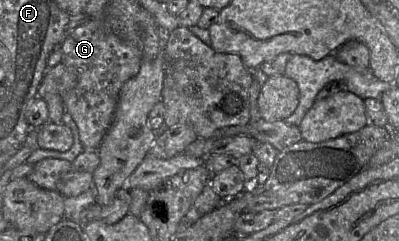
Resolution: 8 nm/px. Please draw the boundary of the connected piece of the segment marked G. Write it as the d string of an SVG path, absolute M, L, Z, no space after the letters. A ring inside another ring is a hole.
M104 18L87 19L73 30L67 32L60 46L63 53L61 62L77 79L76 86L68 91L63 98L65 111L75 121L85 150L97 150L113 121L119 93L123 84L139 73L142 51L115 35Z

